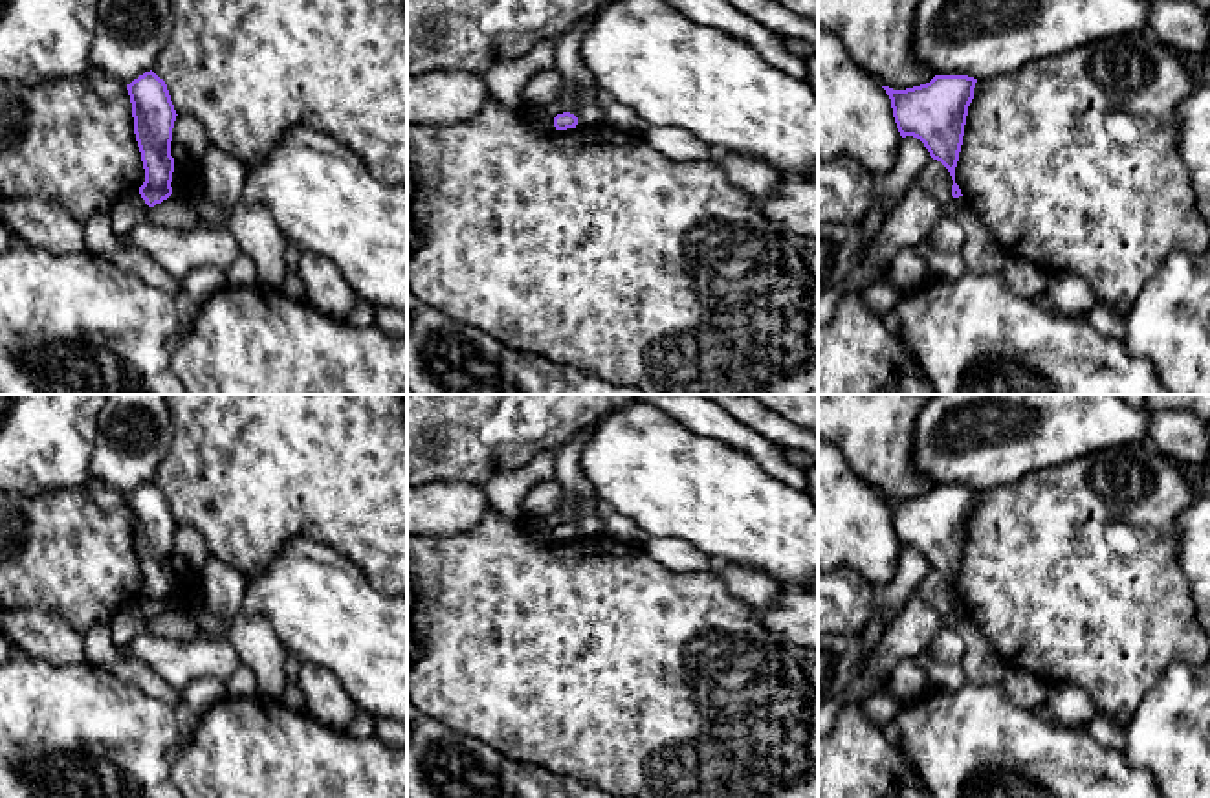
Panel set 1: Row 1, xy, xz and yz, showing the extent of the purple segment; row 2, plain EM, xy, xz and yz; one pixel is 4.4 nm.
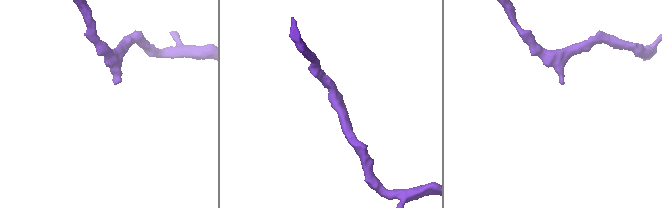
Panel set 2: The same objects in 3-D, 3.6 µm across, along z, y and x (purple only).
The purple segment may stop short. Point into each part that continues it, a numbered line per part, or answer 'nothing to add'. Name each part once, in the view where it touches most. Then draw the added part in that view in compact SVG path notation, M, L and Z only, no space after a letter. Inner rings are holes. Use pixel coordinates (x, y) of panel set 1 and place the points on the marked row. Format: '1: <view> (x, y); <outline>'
nothing to add

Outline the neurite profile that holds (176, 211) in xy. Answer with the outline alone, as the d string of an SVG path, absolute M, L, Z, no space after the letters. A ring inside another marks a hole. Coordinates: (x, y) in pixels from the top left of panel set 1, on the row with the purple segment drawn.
M170 194L148 211L148 222L161 227L187 227L198 220L198 207L185 196Z

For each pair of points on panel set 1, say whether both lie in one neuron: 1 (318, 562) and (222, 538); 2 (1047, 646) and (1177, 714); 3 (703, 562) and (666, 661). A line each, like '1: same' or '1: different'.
1: different
2: different
3: different

